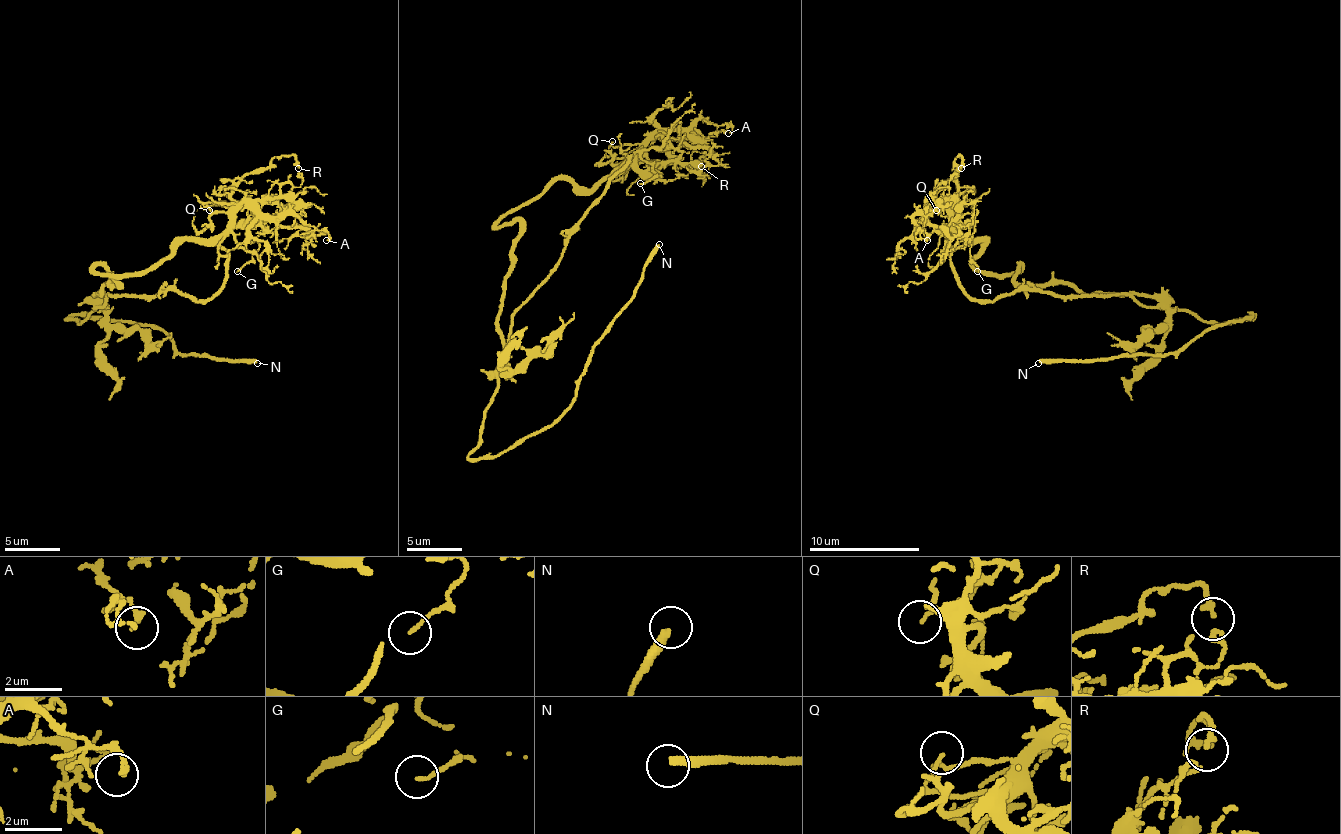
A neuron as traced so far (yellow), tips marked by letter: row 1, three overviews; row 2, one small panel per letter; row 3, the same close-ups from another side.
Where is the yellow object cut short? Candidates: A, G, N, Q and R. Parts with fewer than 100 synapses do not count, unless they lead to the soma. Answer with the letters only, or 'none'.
N

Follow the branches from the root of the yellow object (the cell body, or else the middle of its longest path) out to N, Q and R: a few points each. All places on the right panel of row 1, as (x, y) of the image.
N: (1138, 296), (1161, 296), (1208, 324), (1247, 321), (1252, 315), (1216, 324), (1166, 354), (1038, 363)
Q: (1138, 296), (988, 277), (974, 265), (983, 240), (969, 240), (955, 227), (952, 202), (936, 210)
R: (1138, 296), (983, 274), (974, 265), (983, 240), (969, 240), (952, 221), (958, 154), (961, 168)

